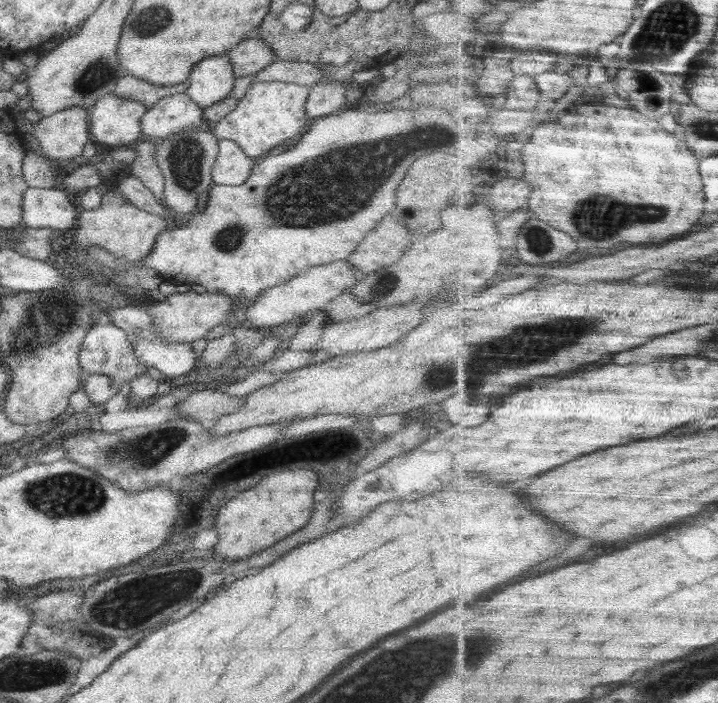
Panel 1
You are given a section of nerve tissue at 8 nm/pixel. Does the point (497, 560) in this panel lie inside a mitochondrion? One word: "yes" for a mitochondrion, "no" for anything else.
no

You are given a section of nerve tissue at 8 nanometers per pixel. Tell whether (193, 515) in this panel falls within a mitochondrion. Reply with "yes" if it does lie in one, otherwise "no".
no

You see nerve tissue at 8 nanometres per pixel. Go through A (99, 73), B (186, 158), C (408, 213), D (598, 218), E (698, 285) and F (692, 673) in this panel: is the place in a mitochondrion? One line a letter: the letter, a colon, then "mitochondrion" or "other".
A: mitochondrion
B: mitochondrion
C: other
D: mitochondrion
E: other
F: mitochondrion

